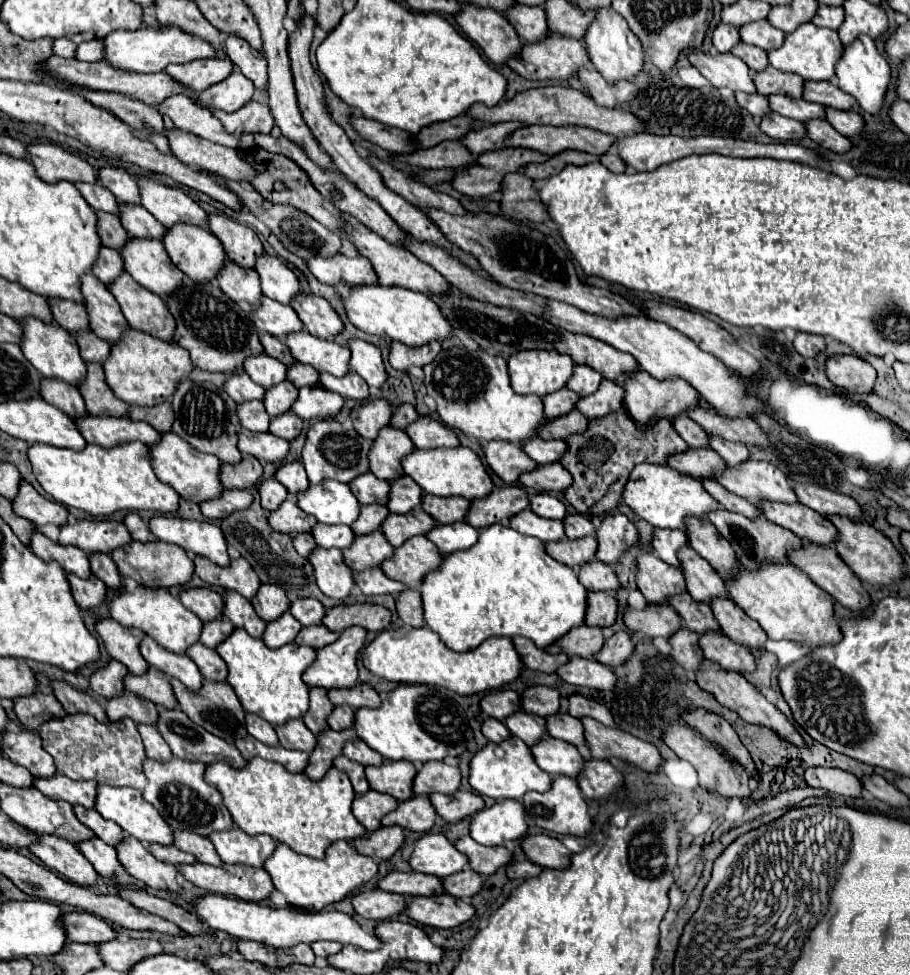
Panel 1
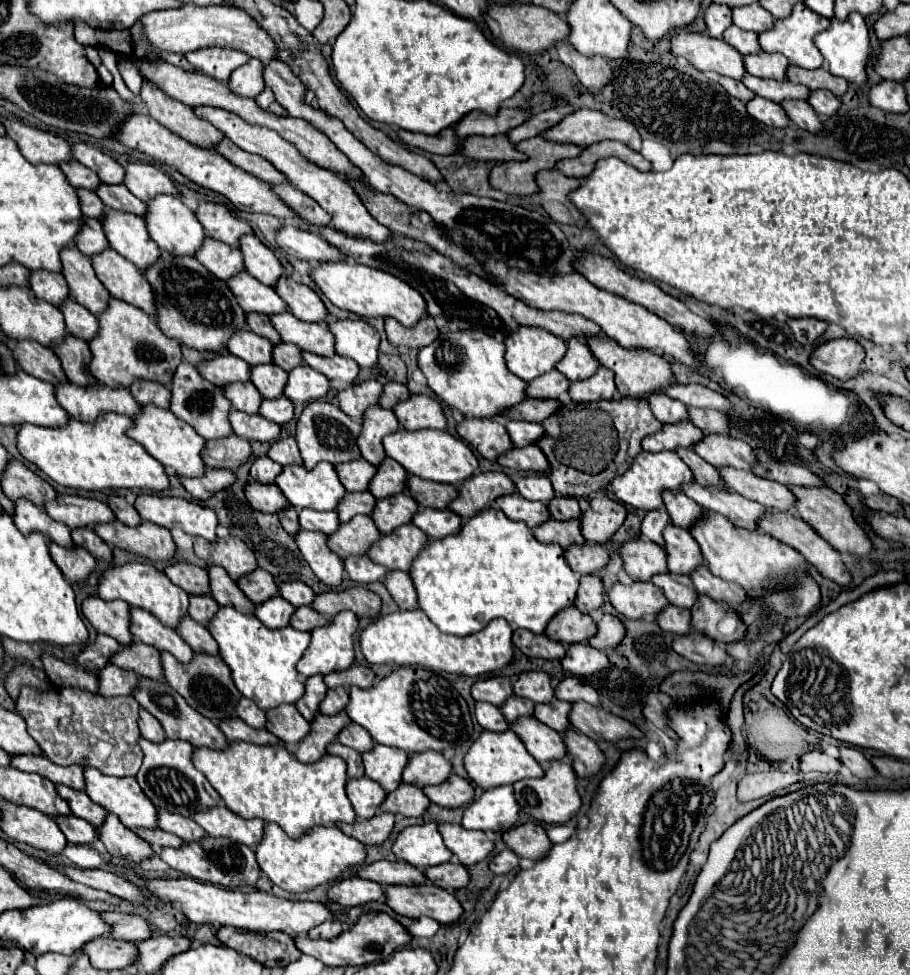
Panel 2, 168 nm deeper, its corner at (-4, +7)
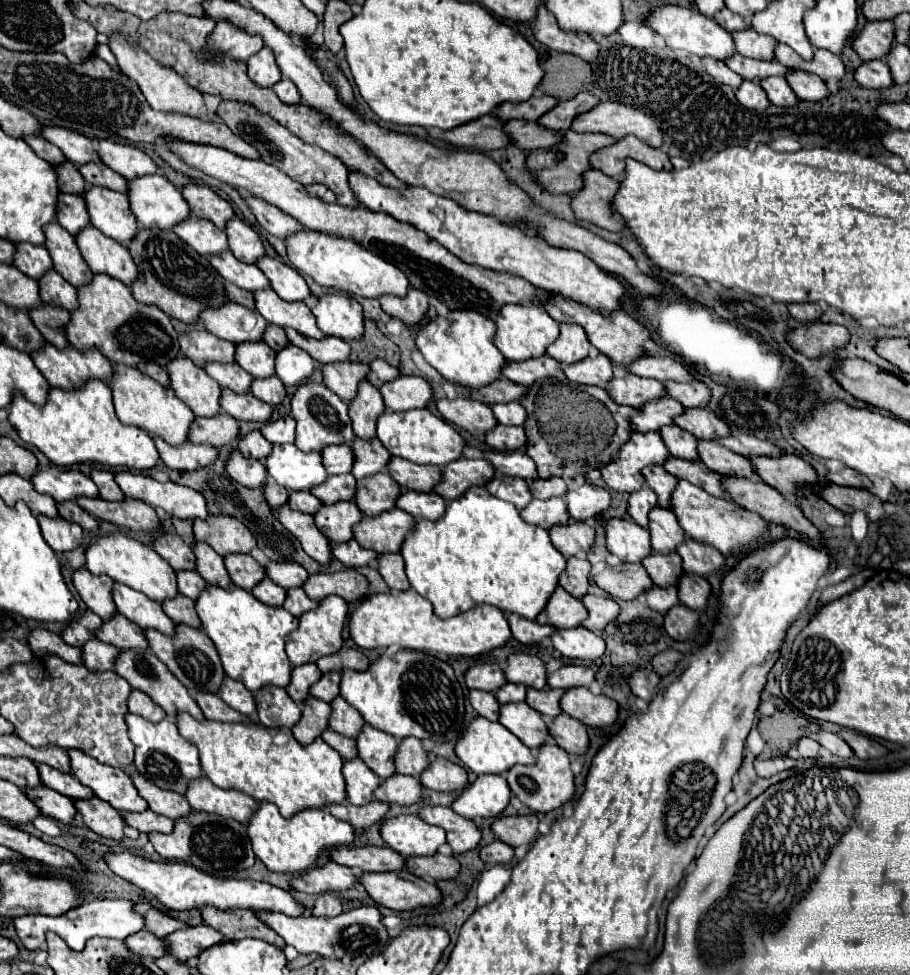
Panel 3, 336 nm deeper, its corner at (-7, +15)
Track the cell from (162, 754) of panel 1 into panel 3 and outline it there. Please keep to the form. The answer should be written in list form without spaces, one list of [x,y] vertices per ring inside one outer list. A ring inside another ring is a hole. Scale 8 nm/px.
[[[134,689],[128,697],[128,711],[136,713],[136,715],[142,715],[142,717],[154,721],[154,723],[162,721],[166,717],[164,709],[160,705],[156,705],[146,693],[142,693],[138,689]]]

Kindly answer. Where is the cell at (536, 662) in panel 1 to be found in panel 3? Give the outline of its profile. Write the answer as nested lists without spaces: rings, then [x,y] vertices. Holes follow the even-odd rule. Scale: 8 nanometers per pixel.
[[[510,613],[508,617],[508,625],[510,625],[510,631],[512,631],[512,637],[520,643],[540,643],[542,639],[550,637],[554,633],[554,627],[550,625],[540,625],[536,621],[528,621],[524,617],[518,617],[514,613]]]

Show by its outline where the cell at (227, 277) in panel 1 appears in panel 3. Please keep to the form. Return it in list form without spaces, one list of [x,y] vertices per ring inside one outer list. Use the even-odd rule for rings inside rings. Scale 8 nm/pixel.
[[[188,215],[184,221],[174,225],[174,233],[186,241],[192,249],[196,249],[200,255],[210,255],[210,253],[222,253],[228,249],[226,245],[226,233],[210,221],[202,221],[200,217]]]

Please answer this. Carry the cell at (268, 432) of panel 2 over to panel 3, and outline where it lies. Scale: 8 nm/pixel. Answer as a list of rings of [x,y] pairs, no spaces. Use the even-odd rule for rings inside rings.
[[[222,389],[220,407],[228,415],[232,415],[238,421],[270,421],[272,407],[260,399],[256,399],[250,391],[248,393],[232,393],[230,389]]]

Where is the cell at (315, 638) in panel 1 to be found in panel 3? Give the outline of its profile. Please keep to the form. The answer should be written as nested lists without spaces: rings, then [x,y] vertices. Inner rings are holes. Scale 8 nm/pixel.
[[[288,589],[286,591],[286,601],[284,601],[284,609],[286,611],[290,611],[294,617],[298,617],[298,615],[302,615],[304,611],[310,611],[310,609],[314,609],[318,603],[316,601],[312,601],[312,599],[308,599],[306,597],[306,593],[304,593],[304,589]]]

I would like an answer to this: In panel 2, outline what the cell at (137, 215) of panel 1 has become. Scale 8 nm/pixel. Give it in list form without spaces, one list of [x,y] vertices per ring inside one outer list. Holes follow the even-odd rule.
[[[103,183],[95,193],[109,209],[129,211],[139,217],[145,217],[147,213],[147,205],[143,205],[143,201],[139,201],[129,189],[125,189],[125,185],[105,185]]]

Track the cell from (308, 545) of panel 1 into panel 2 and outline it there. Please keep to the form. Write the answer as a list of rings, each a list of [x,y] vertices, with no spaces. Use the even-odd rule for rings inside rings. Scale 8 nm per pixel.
[[[289,507],[285,509],[283,513],[279,513],[279,521],[283,525],[283,529],[289,533],[289,535],[297,535],[301,531],[301,525],[299,525],[299,515],[295,511],[295,507]]]

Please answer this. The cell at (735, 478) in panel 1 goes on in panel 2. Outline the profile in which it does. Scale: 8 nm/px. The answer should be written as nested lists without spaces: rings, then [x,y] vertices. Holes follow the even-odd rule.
[[[707,437],[705,441],[695,445],[695,453],[711,463],[715,469],[733,467],[741,471],[753,471],[757,465],[757,457],[753,449],[739,439],[733,437]]]

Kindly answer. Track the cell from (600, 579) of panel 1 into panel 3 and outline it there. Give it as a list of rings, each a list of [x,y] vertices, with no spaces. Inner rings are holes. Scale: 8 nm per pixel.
[[[570,521],[566,525],[554,525],[550,531],[552,545],[564,557],[586,557],[594,543],[594,529],[586,521]]]

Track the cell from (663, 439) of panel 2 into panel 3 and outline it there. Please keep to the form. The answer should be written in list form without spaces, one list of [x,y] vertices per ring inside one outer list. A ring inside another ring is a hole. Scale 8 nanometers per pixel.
[[[664,395],[664,397],[656,397],[654,401],[646,401],[646,405],[638,407],[638,413],[630,417],[630,425],[634,431],[646,433],[646,431],[658,431],[662,425],[670,425],[672,417],[682,413],[682,405]]]

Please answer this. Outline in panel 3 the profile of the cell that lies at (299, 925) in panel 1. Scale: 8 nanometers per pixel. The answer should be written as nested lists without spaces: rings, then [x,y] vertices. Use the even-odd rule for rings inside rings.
[[[108,853],[102,855],[102,859],[108,863],[114,875],[130,881],[132,885],[152,893],[162,905],[168,909],[184,911],[184,909],[194,909],[202,905],[214,905],[218,909],[252,909],[252,911],[276,911],[284,913],[288,917],[298,917],[304,913],[304,907],[292,899],[292,895],[284,889],[278,889],[270,883],[260,883],[260,881],[250,881],[250,879],[220,879],[214,875],[208,875],[194,865],[184,865],[184,863],[174,863],[174,861],[150,861],[132,853]]]

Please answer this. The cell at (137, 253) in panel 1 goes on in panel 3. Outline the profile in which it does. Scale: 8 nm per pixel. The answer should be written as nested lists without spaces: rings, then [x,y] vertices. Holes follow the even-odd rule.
[[[90,185],[82,197],[90,215],[90,225],[122,245],[134,237],[138,223],[130,213],[128,197],[124,193],[104,189],[100,185]]]

